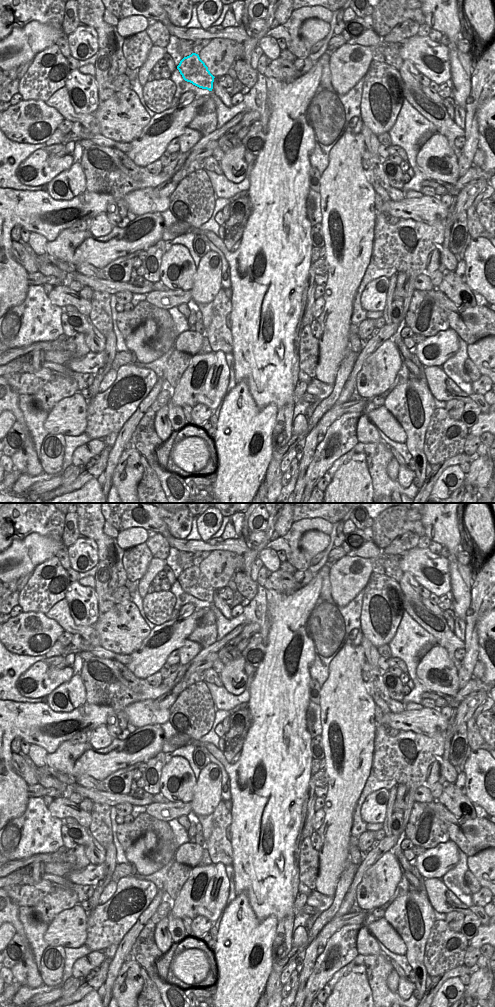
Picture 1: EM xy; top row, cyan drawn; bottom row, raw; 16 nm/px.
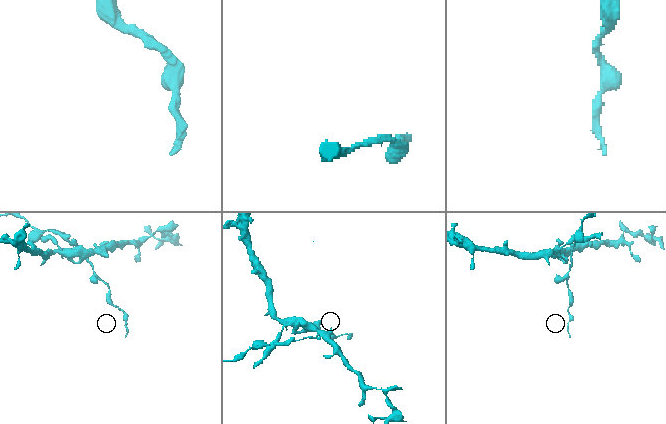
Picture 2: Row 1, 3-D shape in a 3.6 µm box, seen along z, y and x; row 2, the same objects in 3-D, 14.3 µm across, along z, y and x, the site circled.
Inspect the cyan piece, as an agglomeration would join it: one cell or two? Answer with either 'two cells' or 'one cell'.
two cells

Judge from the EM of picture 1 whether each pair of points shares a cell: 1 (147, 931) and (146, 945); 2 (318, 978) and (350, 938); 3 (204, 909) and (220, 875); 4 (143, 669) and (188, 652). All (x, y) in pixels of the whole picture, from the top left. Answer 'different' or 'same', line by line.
1: same
2: same
3: same
4: different

